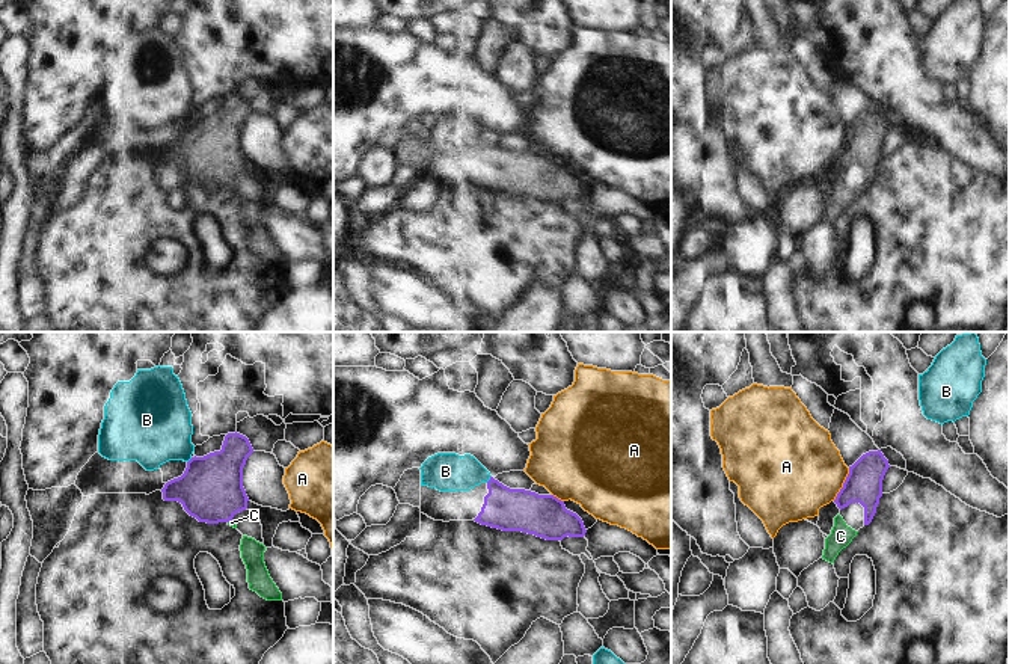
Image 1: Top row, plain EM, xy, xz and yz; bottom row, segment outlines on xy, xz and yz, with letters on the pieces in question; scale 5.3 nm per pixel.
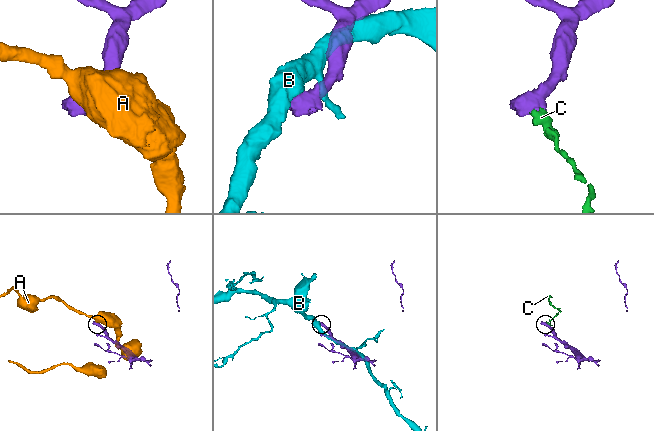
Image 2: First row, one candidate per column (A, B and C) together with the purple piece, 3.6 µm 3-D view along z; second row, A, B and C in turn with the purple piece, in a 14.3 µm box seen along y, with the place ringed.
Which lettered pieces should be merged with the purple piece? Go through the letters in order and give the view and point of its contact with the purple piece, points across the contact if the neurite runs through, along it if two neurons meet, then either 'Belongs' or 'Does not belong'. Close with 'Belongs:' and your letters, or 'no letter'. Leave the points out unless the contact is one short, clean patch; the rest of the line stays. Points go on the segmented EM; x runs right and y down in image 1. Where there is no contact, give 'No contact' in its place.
A: Touches purple at yz (843, 485). Does not belong
B: Touches purple at xz (490, 479). Does not belong
C: Touches purple at xy (230, 519). Belongs
Belongs: C.

